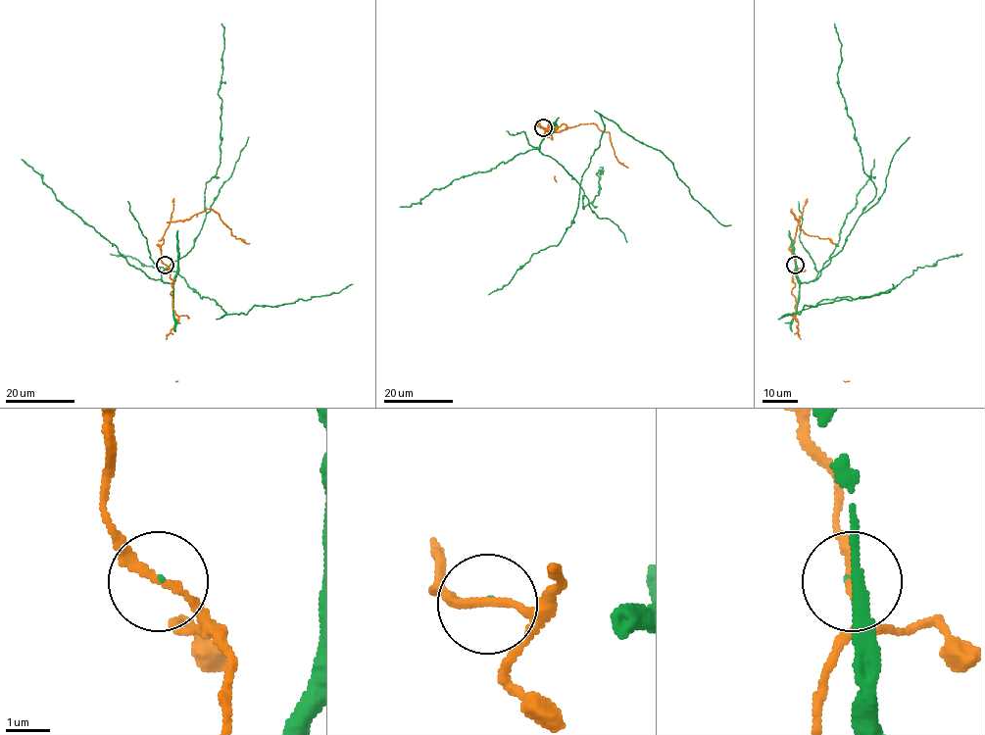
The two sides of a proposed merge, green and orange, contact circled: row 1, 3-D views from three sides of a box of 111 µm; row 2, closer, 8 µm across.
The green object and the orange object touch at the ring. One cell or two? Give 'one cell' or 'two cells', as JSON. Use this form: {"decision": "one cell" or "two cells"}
{"decision": "two cells"}

